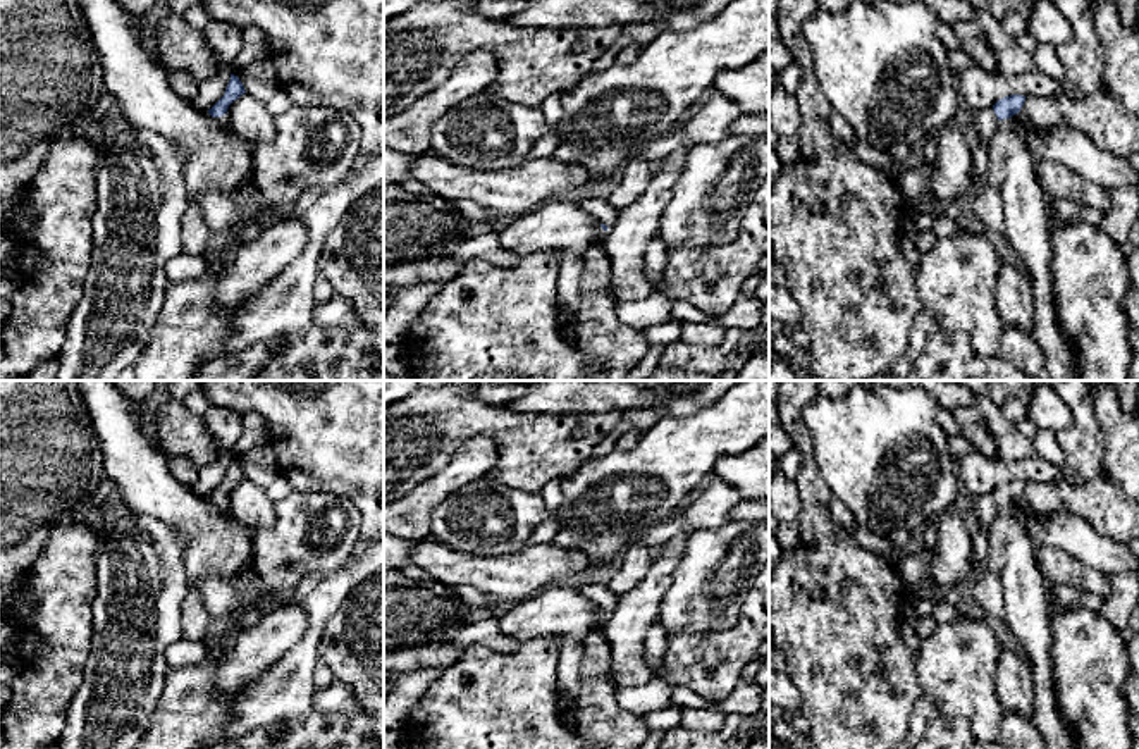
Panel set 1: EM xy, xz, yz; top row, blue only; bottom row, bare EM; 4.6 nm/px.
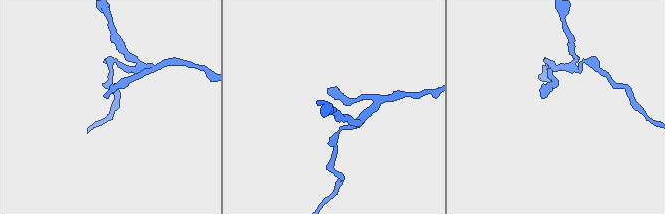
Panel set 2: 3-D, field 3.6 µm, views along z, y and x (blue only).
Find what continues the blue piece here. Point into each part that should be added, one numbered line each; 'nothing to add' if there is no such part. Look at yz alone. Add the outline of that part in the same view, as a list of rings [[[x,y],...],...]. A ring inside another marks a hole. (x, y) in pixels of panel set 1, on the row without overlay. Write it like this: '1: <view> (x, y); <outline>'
1: yz (985, 507); [[[993,492],[976,496],[972,501],[972,508],[974,508],[977,523],[984,529],[989,529],[989,525],[994,520],[996,510],[998,510],[998,503],[996,503]]]

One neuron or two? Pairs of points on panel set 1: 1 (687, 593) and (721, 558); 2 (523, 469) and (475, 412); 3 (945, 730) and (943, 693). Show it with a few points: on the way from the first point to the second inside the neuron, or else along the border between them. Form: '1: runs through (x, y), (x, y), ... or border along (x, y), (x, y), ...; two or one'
1: runs through (695, 584), (713, 567); one
2: runs through (520, 453), (491, 424); one
3: border along (924, 730), (938, 717), (964, 717), (974, 730); two

